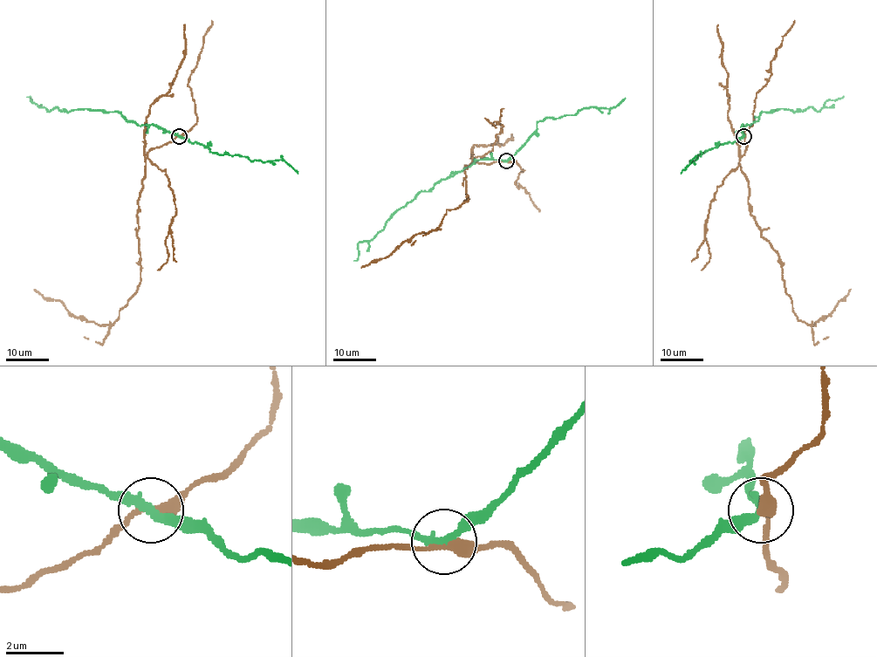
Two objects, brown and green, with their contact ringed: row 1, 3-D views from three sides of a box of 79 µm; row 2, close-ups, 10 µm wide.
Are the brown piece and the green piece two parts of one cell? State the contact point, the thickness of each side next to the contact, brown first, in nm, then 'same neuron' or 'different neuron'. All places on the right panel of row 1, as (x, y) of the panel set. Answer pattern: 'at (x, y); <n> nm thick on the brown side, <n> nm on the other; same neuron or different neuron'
at (743, 136); 320 nm thick on the brown side, 260 nm on the other; different neuron

